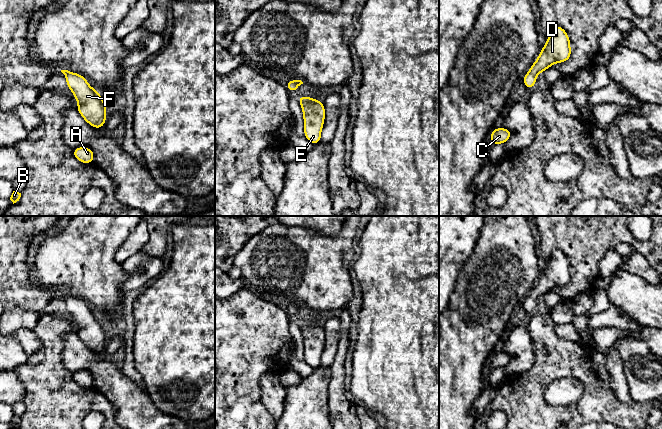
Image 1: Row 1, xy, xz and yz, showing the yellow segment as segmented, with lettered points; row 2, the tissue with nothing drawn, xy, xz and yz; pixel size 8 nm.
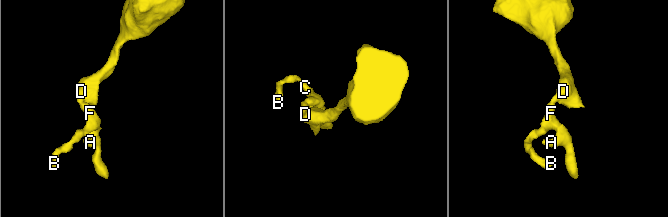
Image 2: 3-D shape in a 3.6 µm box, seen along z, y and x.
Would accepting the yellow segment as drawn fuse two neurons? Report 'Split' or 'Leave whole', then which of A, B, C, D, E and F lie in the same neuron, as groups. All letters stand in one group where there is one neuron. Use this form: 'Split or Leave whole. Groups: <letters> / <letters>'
Leave whole. Groups: A B C D E F

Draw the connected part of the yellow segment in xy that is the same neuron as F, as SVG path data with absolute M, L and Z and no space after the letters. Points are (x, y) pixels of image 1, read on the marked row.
M61 70L66 77L66 84L78 102L77 110L83 119L96 129L104 126L107 104L96 89L81 74Z

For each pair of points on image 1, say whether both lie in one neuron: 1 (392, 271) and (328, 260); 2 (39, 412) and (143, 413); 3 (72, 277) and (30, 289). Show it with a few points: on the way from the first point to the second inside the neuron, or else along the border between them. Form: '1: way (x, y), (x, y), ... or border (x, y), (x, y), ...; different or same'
1: border (356, 257), (353, 261); different
2: border (102, 393), (115, 409), (115, 418); different
3: border (30, 265), (33, 278), (41, 287), (60, 294); different

